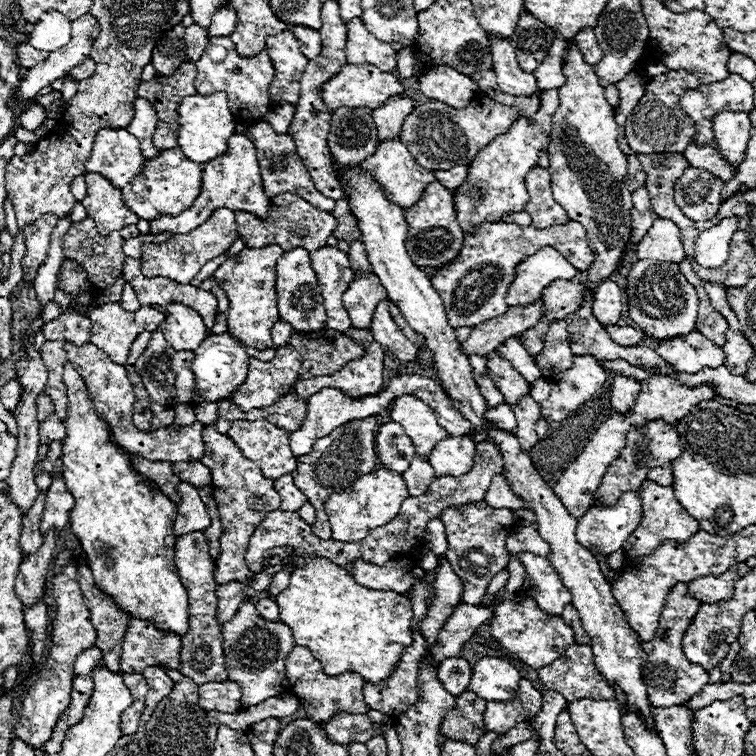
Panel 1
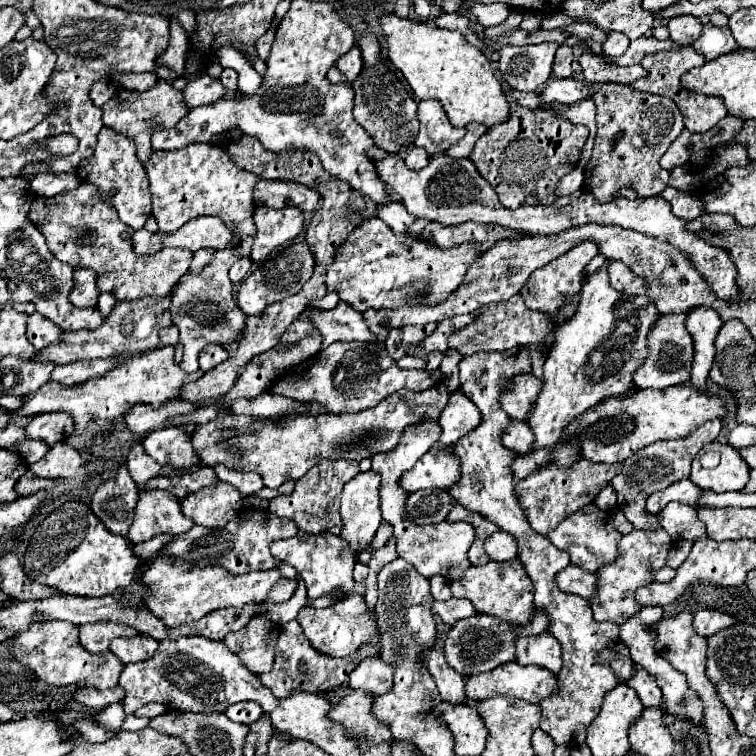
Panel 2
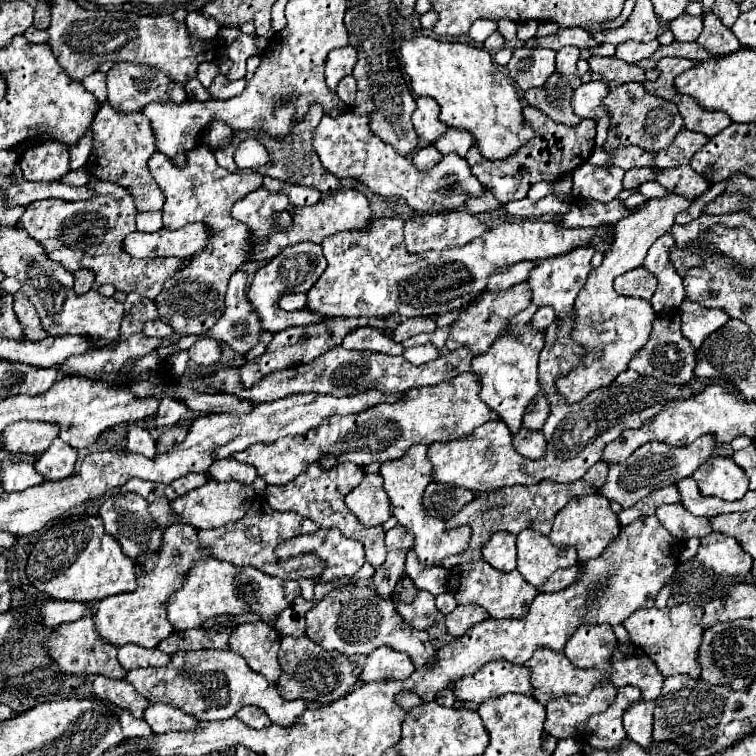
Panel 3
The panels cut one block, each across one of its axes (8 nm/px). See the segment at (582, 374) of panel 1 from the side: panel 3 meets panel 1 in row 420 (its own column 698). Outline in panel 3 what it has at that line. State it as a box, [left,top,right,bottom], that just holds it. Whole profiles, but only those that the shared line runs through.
[698,532,752,576]

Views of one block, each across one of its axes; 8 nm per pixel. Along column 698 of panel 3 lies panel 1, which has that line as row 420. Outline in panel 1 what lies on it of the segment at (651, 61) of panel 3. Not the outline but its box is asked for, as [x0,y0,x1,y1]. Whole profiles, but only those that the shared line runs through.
[38,414,66,444]

